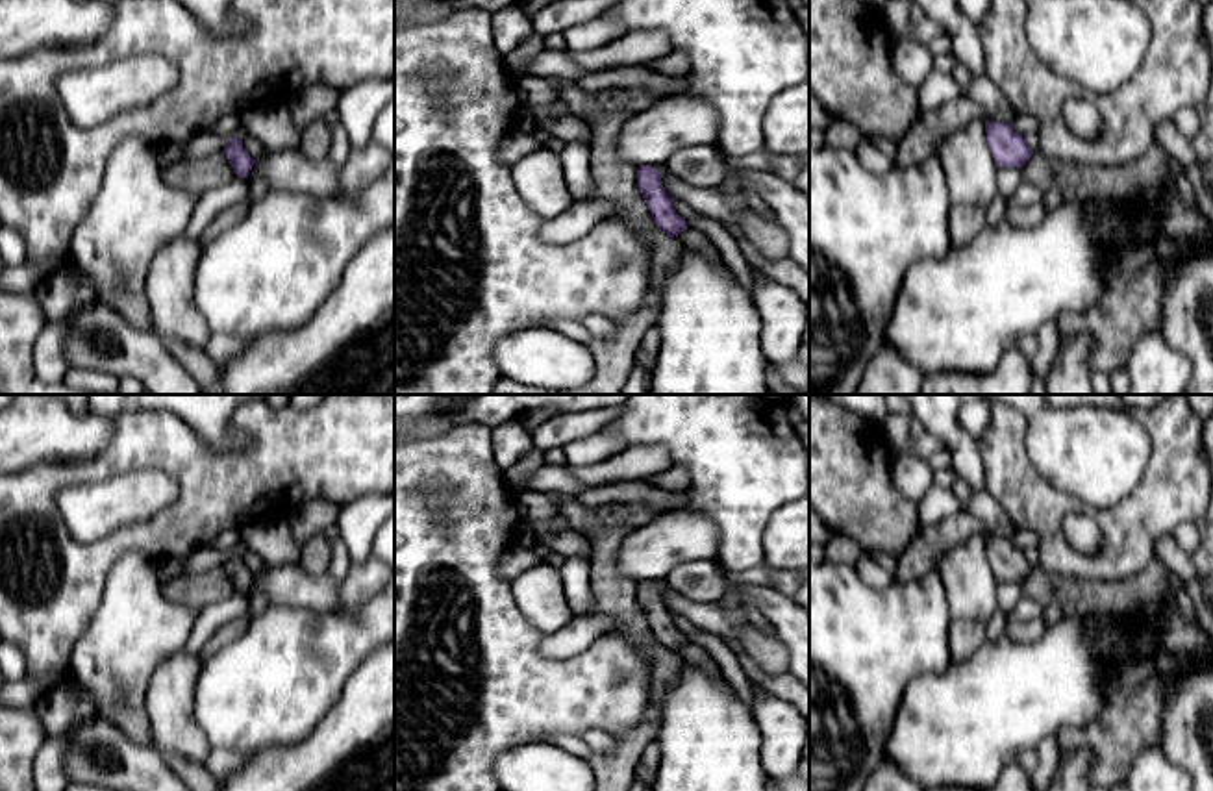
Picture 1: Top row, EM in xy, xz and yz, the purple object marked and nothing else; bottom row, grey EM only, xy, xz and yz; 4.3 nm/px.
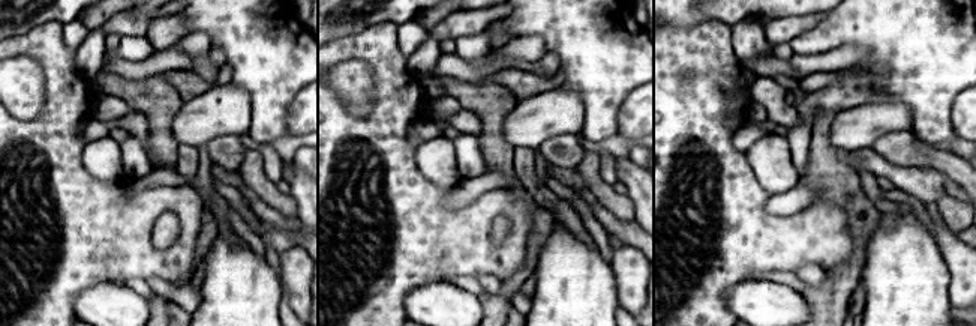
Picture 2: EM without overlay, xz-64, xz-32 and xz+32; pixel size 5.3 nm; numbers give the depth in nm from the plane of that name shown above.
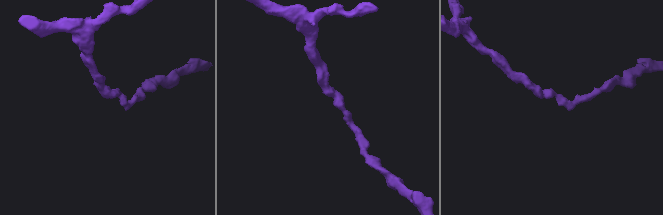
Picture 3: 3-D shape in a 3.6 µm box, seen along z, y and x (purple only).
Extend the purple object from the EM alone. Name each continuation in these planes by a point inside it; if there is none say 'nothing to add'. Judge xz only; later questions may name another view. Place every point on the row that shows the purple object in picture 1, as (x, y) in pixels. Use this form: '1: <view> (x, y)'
nothing to add

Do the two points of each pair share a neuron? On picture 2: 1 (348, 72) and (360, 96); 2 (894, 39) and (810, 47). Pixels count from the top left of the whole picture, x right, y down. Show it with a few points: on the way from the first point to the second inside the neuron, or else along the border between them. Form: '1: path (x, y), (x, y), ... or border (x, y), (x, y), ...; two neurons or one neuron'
1: path (350, 78), (356, 90); one neuron
2: path (873, 35), (831, 35); one neuron

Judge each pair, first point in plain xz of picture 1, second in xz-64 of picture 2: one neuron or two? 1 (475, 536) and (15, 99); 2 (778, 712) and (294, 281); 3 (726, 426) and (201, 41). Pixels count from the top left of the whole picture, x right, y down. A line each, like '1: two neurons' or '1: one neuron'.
1: two neurons
2: one neuron
3: two neurons

